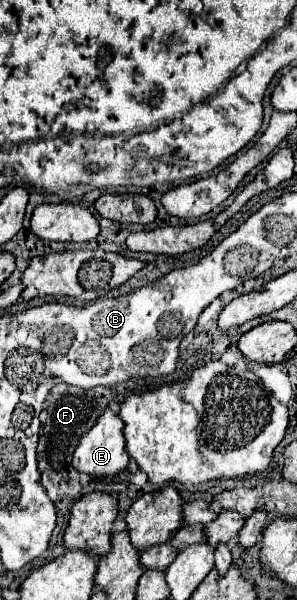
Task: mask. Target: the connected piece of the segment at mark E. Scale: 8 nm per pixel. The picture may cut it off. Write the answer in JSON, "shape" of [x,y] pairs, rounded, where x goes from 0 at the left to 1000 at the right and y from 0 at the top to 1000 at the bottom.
{"shape":[[[360,682],[333,702],[320,705],[313,715],[300,715],[253,755],[246,755],[246,778],[266,785],[266,788],[286,788],[300,795],[380,795],[380,792],[401,792],[407,785],[421,785],[434,775],[434,755],[421,748],[421,728],[414,728],[414,705],[407,698],[374,685]]]}

